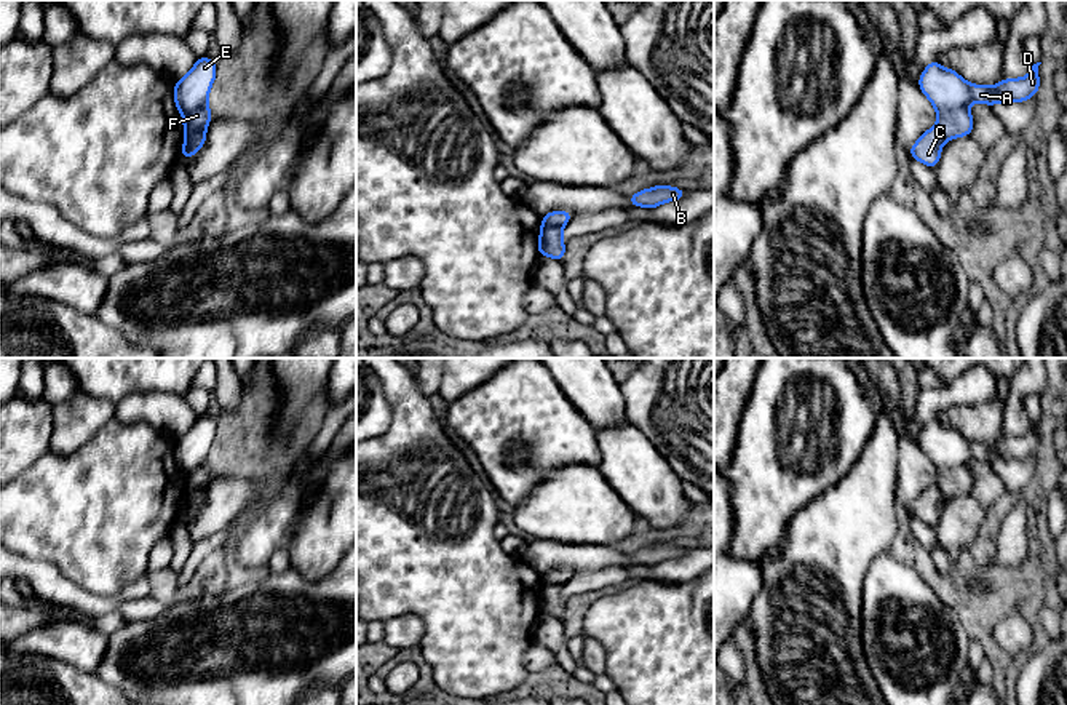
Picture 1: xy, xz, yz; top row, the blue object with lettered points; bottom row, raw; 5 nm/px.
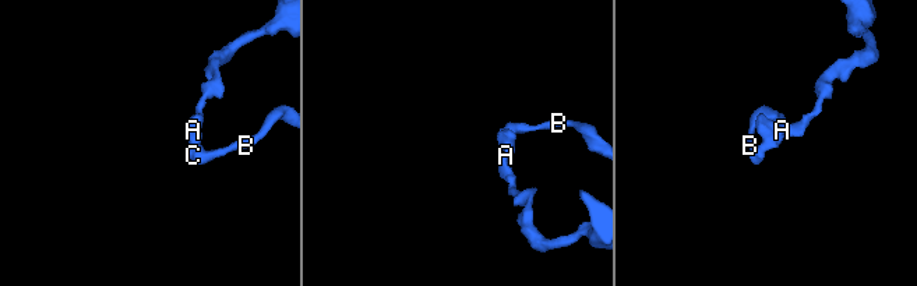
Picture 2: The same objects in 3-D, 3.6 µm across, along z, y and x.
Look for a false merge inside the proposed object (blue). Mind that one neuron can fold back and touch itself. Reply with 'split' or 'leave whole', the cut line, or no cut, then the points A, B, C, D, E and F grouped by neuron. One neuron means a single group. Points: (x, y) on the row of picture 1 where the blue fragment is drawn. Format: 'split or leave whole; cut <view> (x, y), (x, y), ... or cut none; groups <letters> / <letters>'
split; cut xy (205, 128), (186, 135); groups A D E F / B C

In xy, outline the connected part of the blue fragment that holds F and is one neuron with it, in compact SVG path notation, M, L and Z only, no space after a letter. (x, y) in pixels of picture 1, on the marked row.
M198 58L192 70L174 85L173 99L184 117L184 134L204 131L211 110L208 94L216 78L217 66L209 58Z

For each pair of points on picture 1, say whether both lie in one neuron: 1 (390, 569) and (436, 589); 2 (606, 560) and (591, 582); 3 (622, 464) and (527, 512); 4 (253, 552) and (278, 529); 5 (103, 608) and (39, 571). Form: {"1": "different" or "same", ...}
{"1": "same", "2": "different", "3": "different", "4": "same", "5": "same"}

